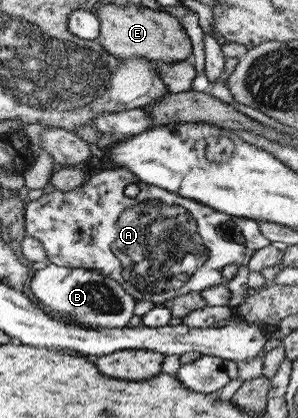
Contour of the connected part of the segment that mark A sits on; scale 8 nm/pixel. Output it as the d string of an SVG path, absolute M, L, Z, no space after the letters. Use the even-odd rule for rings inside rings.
M111 168L103 169L102 171L95 173L88 177L86 183L81 183L77 188L67 192L51 191L50 193L43 193L38 199L31 200L25 206L24 212L24 232L25 236L29 236L34 240L37 240L44 250L47 260L51 264L55 264L57 267L66 268L83 268L91 271L96 271L103 277L108 277L119 283L119 286L123 290L132 296L136 301L147 300L152 302L155 306L161 305L166 300L181 296L182 294L189 292L201 292L205 288L211 288L212 286L219 286L222 284L225 288L231 289L231 299L229 299L228 307L233 310L235 306L247 296L249 293L249 287L247 286L248 276L248 262L251 255L261 248L265 248L270 245L269 240L266 240L258 230L258 222L247 218L238 218L237 216L228 216L227 214L216 212L215 209L208 208L203 204L197 203L194 200L177 196L172 192L167 192L163 188L157 188L155 185L145 184L137 180L128 170L124 168ZM127 184L137 184L139 187L139 193L134 198L127 198L123 195L122 190ZM233 264L237 267L237 274L232 280L223 280L221 276L221 270L224 266Z

